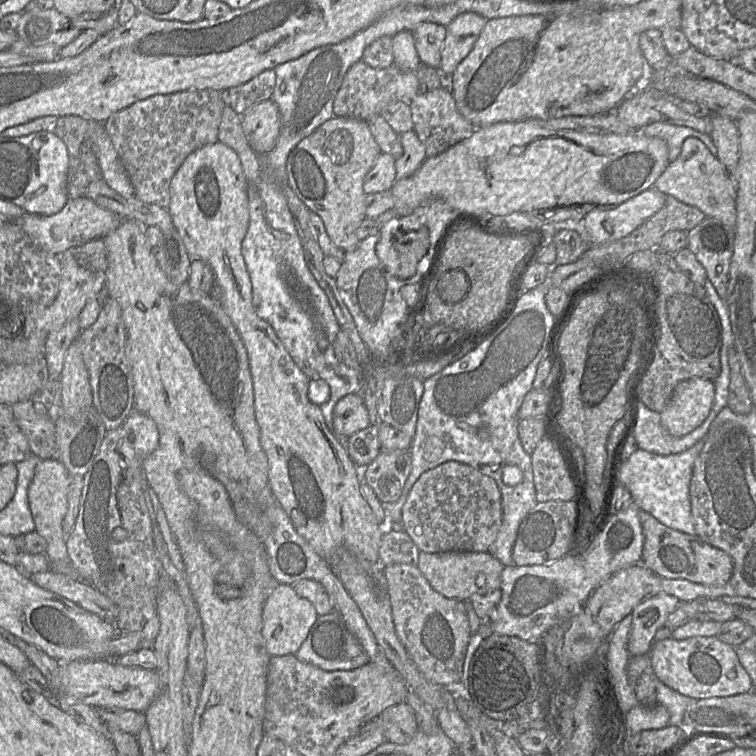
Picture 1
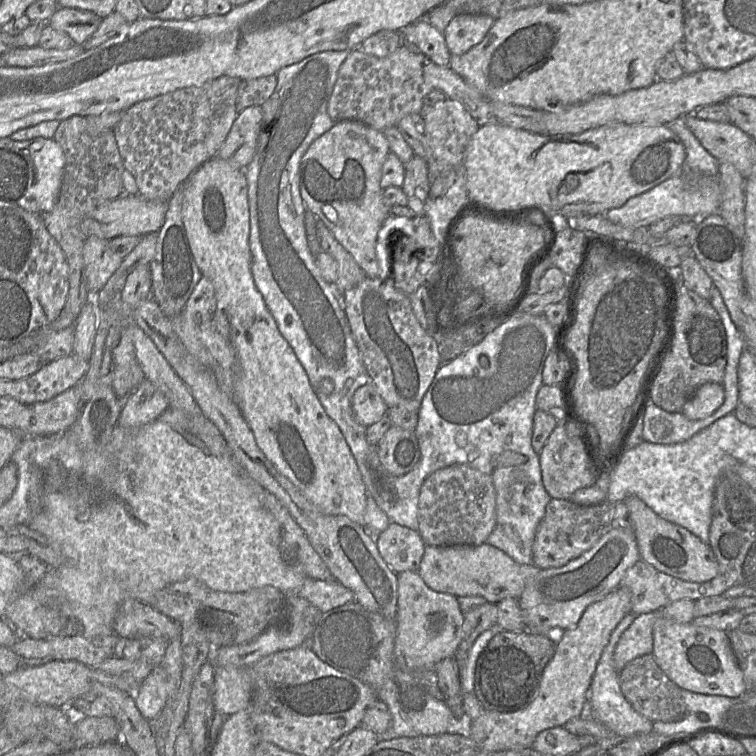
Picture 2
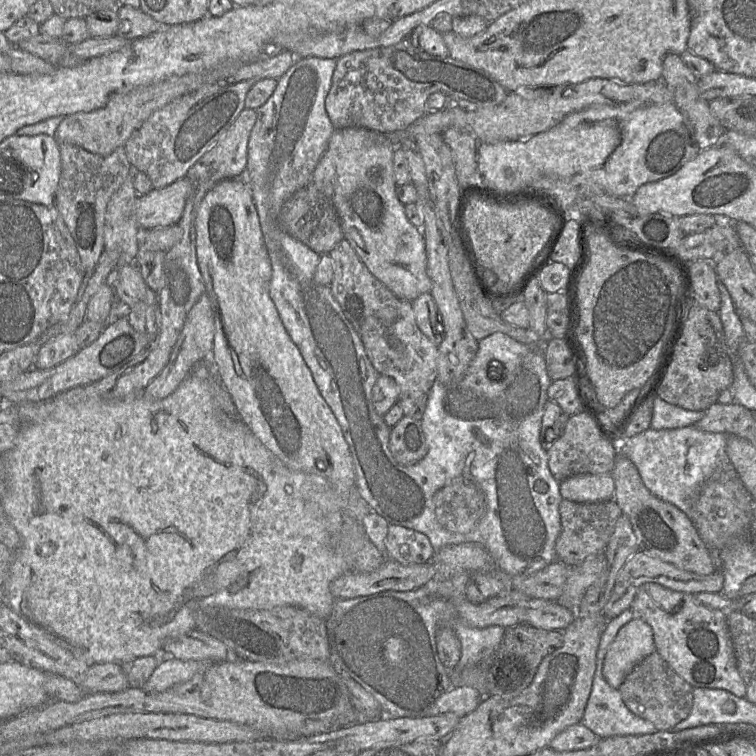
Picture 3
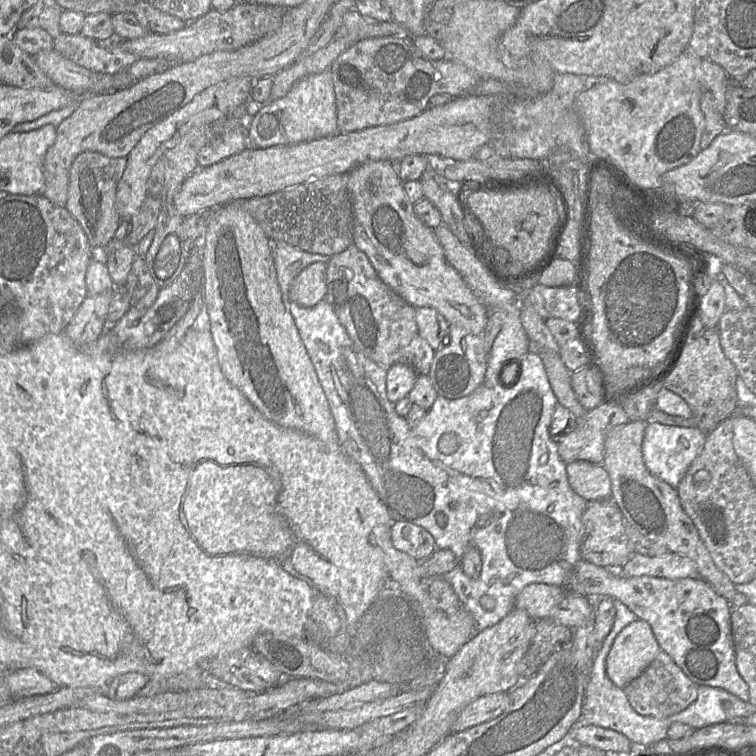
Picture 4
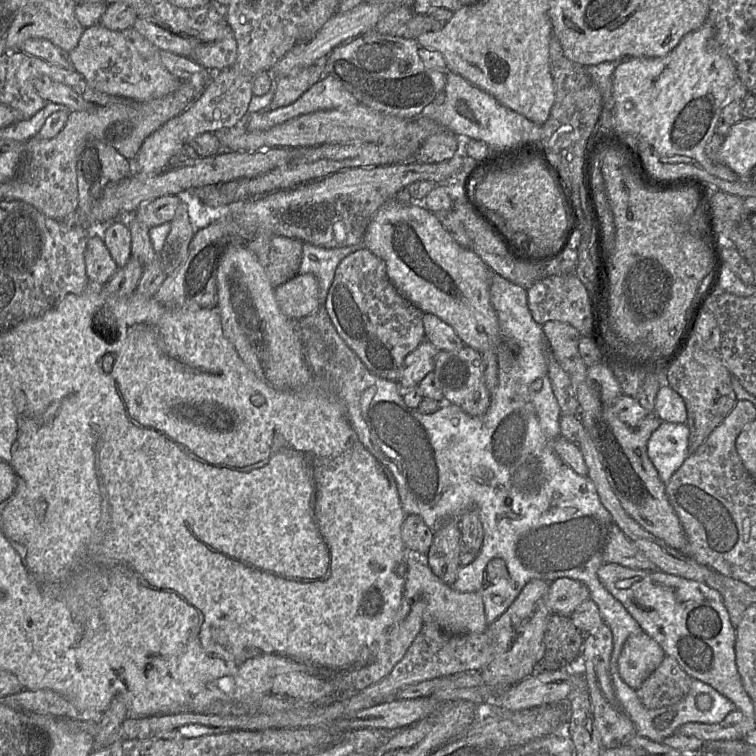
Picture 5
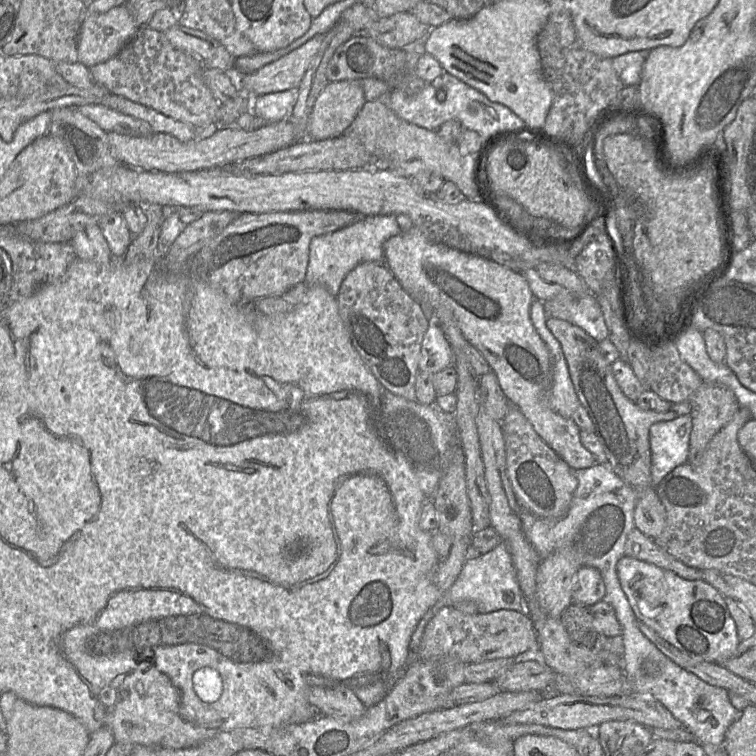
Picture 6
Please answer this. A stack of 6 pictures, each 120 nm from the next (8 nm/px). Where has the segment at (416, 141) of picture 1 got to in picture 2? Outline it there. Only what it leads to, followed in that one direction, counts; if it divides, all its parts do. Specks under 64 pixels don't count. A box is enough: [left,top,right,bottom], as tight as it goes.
[402,155,430,215]

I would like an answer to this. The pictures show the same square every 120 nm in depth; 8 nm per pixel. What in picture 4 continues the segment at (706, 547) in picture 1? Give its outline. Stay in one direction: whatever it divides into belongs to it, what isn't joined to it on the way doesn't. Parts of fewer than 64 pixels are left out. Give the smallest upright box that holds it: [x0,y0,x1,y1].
[602,420,737,602]

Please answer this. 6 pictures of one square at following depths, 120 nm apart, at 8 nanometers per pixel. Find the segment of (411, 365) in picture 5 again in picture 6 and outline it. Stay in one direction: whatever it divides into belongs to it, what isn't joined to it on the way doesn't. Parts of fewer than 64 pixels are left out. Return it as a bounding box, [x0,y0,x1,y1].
[419,325,455,373]

